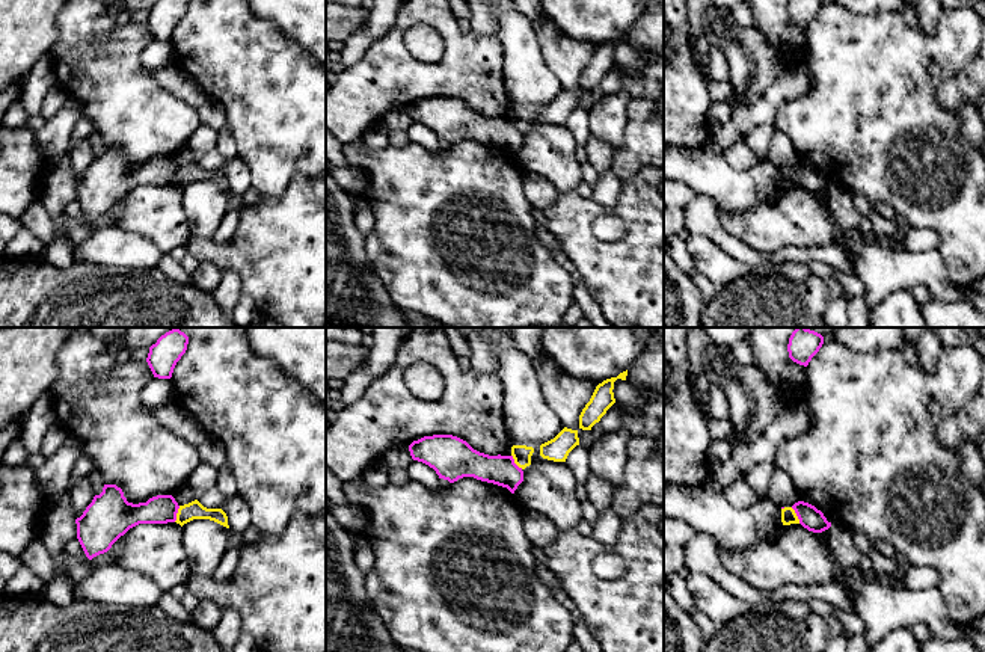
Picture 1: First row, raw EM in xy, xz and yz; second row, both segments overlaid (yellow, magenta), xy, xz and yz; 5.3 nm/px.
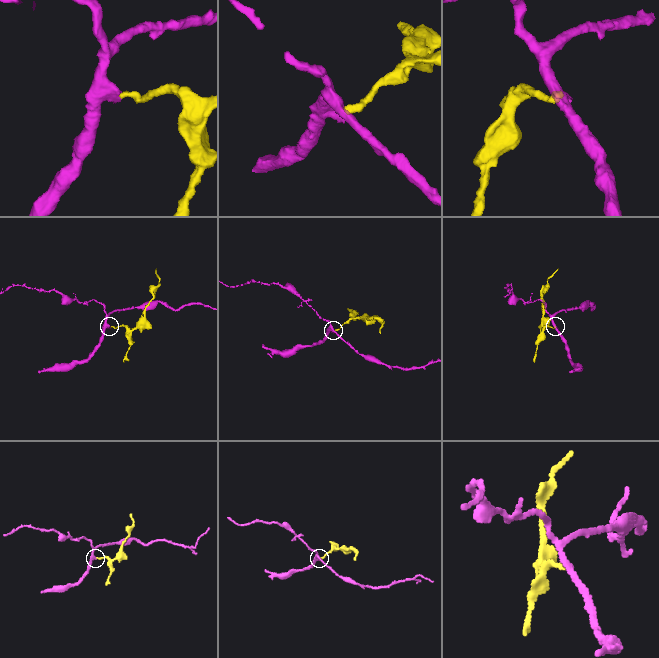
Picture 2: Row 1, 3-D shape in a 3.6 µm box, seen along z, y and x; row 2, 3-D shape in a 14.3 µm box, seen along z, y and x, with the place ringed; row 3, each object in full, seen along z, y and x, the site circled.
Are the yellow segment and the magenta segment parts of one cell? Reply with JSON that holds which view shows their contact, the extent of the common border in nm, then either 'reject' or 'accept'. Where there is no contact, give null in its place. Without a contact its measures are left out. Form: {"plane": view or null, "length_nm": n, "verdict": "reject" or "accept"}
{"plane": "xy", "length_nm": 90, "verdict": "reject"}

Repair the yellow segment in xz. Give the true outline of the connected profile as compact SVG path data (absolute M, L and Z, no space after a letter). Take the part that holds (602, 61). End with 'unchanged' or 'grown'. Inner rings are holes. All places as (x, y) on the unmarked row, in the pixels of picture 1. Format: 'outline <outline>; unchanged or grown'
outline M628 32L620 35L617 39L611 39L599 45L579 77L579 91L591 92L591 89L600 83L606 72L615 65L614 60L614 44L617 41L626 42Z; unchanged

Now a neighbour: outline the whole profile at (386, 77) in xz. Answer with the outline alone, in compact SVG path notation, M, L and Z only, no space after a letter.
M403 0L394 26L374 41L364 56L344 68L326 92L326 130L342 143L354 143L382 122L392 109L410 107L424 98L453 97L489 118L511 118L511 103L502 82L504 48L495 35L463 32L448 0ZM418 24L436 29L443 41L443 57L436 63L416 60L406 48L404 33Z

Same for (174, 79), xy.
M178 63L148 72L173 97L183 100L193 109L199 109L208 98L195 78Z

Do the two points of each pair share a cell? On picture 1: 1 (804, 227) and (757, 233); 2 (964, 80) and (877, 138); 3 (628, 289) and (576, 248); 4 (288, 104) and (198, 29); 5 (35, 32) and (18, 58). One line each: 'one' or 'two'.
1: one
2: two
3: one
4: one
5: one

